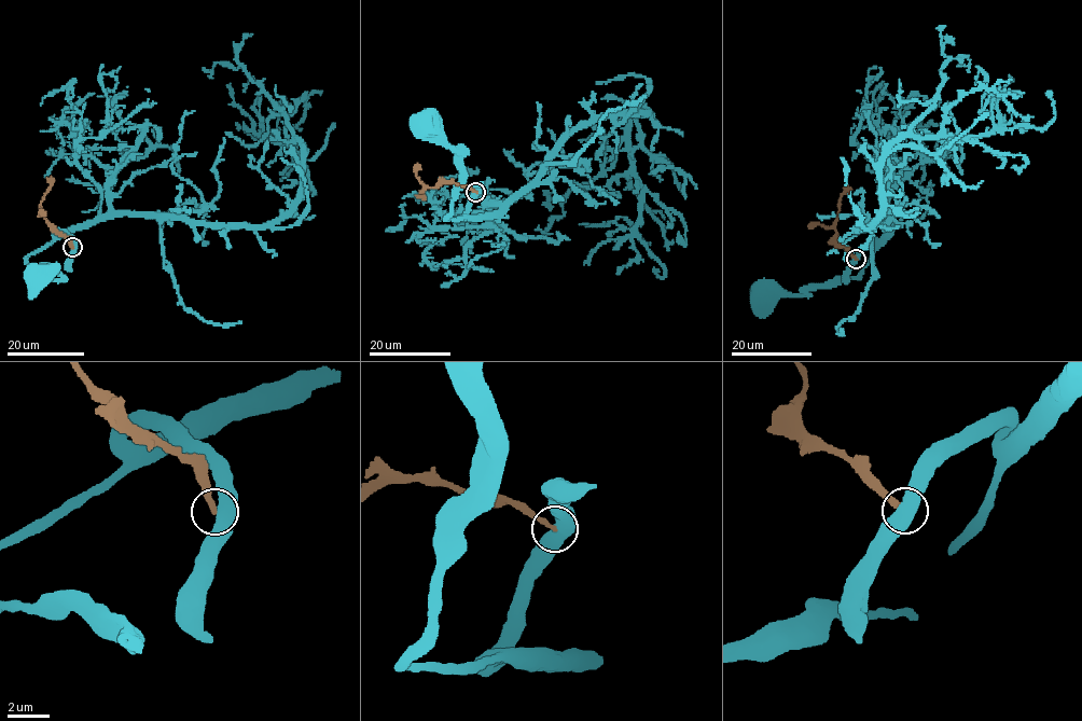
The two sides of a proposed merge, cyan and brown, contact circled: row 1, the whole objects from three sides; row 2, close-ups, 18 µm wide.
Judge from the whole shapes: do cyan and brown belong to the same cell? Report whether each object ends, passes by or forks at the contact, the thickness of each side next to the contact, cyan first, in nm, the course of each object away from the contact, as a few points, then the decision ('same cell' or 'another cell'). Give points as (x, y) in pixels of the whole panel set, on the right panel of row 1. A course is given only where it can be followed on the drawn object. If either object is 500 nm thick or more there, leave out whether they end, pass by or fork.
550 nm thick on the cyan side, 240 nm on the other; cyan runs (856, 259), (861, 250), (876, 241), (872, 255), (858, 277), (829, 280), (800, 294), (766, 292); brown runs (856, 259), (835, 238), (838, 199), (848, 185); another cell

